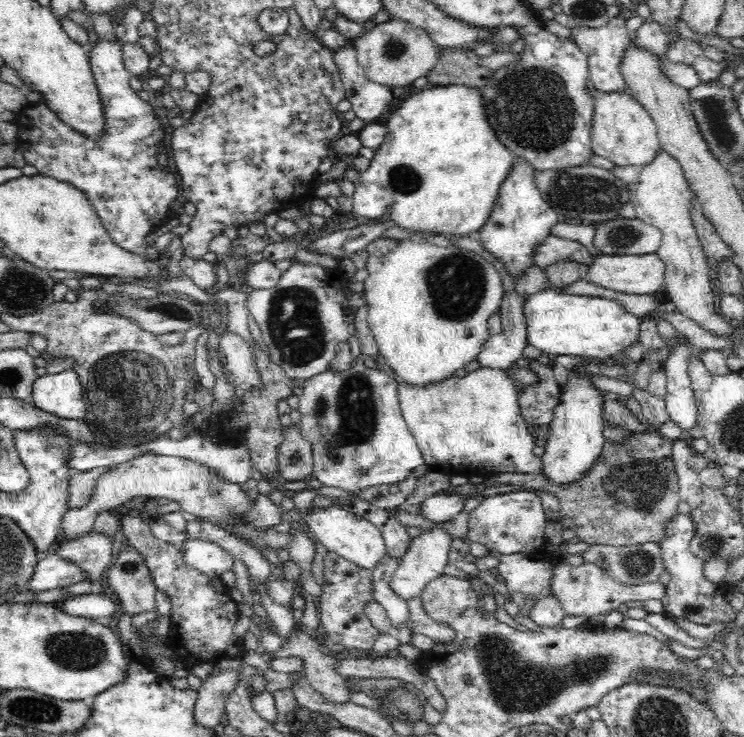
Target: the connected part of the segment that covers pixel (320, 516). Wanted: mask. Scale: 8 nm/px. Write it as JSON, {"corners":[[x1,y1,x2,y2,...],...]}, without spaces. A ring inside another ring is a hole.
{"corners":[[339,505,328,506,328,508,316,508,307,516,296,512,290,516,291,518,298,517,305,528,310,529,314,538,320,540,328,551,339,554,342,558,359,566,360,569,374,571,383,559,383,556,387,554,383,536,378,528,368,520,348,513]]}

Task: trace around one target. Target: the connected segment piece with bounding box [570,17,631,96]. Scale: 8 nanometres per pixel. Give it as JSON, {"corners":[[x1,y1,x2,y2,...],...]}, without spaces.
{"corners":[[617,17,610,20,603,28,576,26,572,28,571,41,574,41,584,54,588,55,588,80,596,88,598,96,604,93,626,93,624,77,621,73,624,50,631,44,630,36,625,28,625,20]]}

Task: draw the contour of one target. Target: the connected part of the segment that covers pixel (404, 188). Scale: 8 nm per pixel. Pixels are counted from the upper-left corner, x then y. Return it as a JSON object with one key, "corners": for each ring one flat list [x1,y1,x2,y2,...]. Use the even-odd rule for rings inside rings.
{"corners":[[464,84,426,86,422,92,410,96,394,113,390,114,389,121,385,124,386,129,388,129,386,138,374,151,374,156,371,158,366,172,361,173,359,182,355,184,355,191,352,194,352,214,368,218,368,220,378,221,381,216,386,214,386,210,390,206,390,220,394,225,400,226,404,230,410,230,410,232,414,233,414,238,420,238,423,234,426,234,424,239,442,244,451,244,448,241,450,238,470,237,479,232,486,220,488,220,492,210,494,210,500,184,508,178,508,172,512,170,512,166,516,162,515,154,512,154,498,140,496,133,489,125,485,109,486,107,484,107,484,100,482,99,482,95,480,95,480,90,477,87,466,86]]}

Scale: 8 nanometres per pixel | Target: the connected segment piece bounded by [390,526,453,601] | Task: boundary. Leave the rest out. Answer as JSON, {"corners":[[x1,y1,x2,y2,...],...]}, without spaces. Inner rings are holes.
{"corners":[[439,526,424,530,423,532,413,532,412,540,408,552,404,553,399,559,399,565,395,571,392,582,390,582,390,589,398,598,410,600,420,596,424,588,433,580,438,579,444,575,444,568,448,563,448,552,452,546,453,538,448,536,445,530]]}

